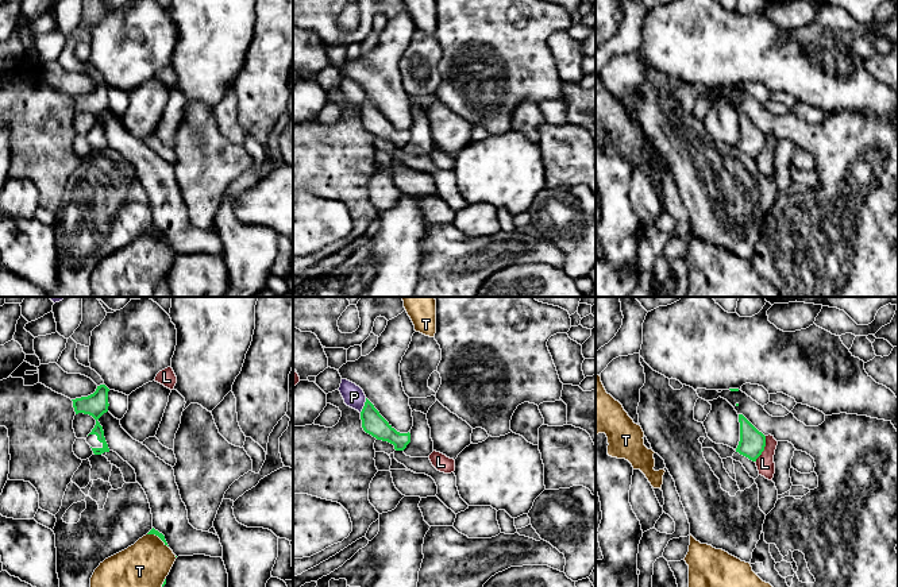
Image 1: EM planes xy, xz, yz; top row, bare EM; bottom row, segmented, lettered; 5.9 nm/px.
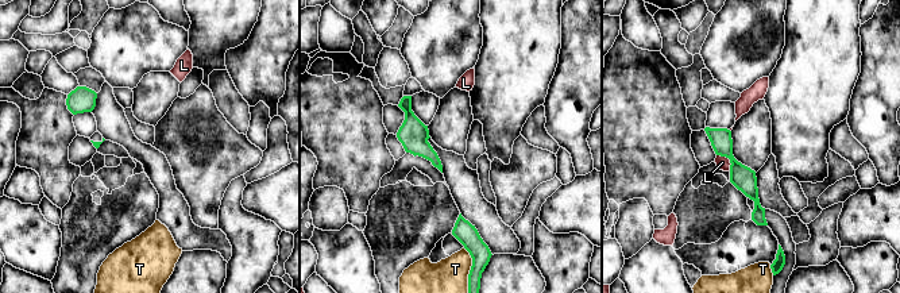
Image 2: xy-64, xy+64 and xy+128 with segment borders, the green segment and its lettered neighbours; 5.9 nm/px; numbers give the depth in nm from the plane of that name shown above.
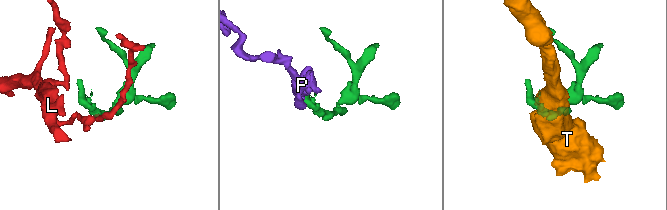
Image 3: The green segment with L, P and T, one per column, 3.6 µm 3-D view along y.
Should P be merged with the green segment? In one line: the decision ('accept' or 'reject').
reject

